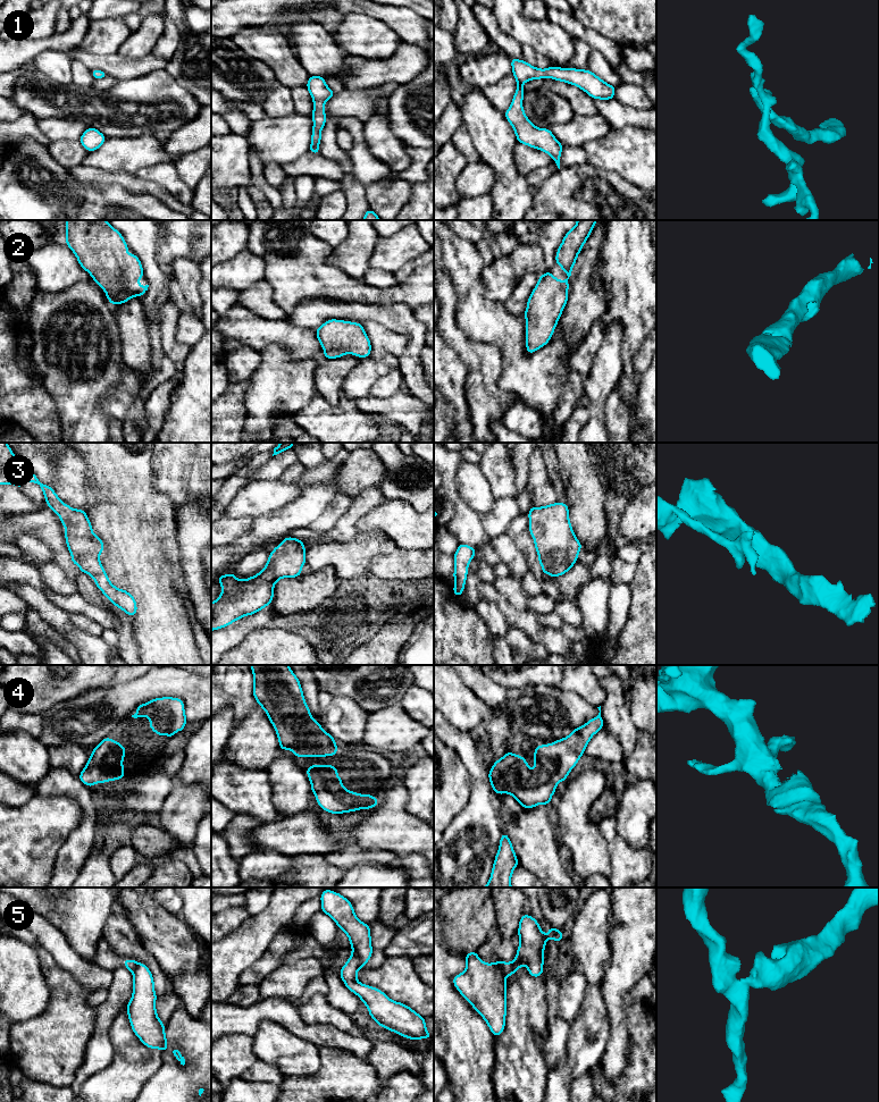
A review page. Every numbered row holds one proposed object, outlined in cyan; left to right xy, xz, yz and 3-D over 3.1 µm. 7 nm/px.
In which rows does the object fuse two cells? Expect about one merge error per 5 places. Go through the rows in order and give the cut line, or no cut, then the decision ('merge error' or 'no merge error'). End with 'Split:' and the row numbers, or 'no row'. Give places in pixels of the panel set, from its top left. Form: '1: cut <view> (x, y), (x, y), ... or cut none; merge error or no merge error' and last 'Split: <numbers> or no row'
1: cut none; no merge error
2: cut none; no merge error
3: cut none; no merge error
4: cut none; no merge error
5: cut xz (353, 950), (362, 966); merge error
Split: 5

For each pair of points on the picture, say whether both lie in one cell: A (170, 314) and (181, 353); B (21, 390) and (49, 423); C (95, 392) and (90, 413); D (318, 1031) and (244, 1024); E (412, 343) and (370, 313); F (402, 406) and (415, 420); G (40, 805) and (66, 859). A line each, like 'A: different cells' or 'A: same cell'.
A: same cell
B: same cell
C: same cell
D: same cell
E: same cell
F: same cell
G: different cells

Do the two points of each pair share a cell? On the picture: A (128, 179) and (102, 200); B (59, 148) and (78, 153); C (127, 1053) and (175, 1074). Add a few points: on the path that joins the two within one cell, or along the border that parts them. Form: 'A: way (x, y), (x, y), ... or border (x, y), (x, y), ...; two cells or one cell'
A: border (93, 185), (120, 184), (131, 192), (143, 193); two cells
B: way (64, 152), (74, 153); one cell
C: border (162, 1052), (161, 1065), (142, 1086); two cells

